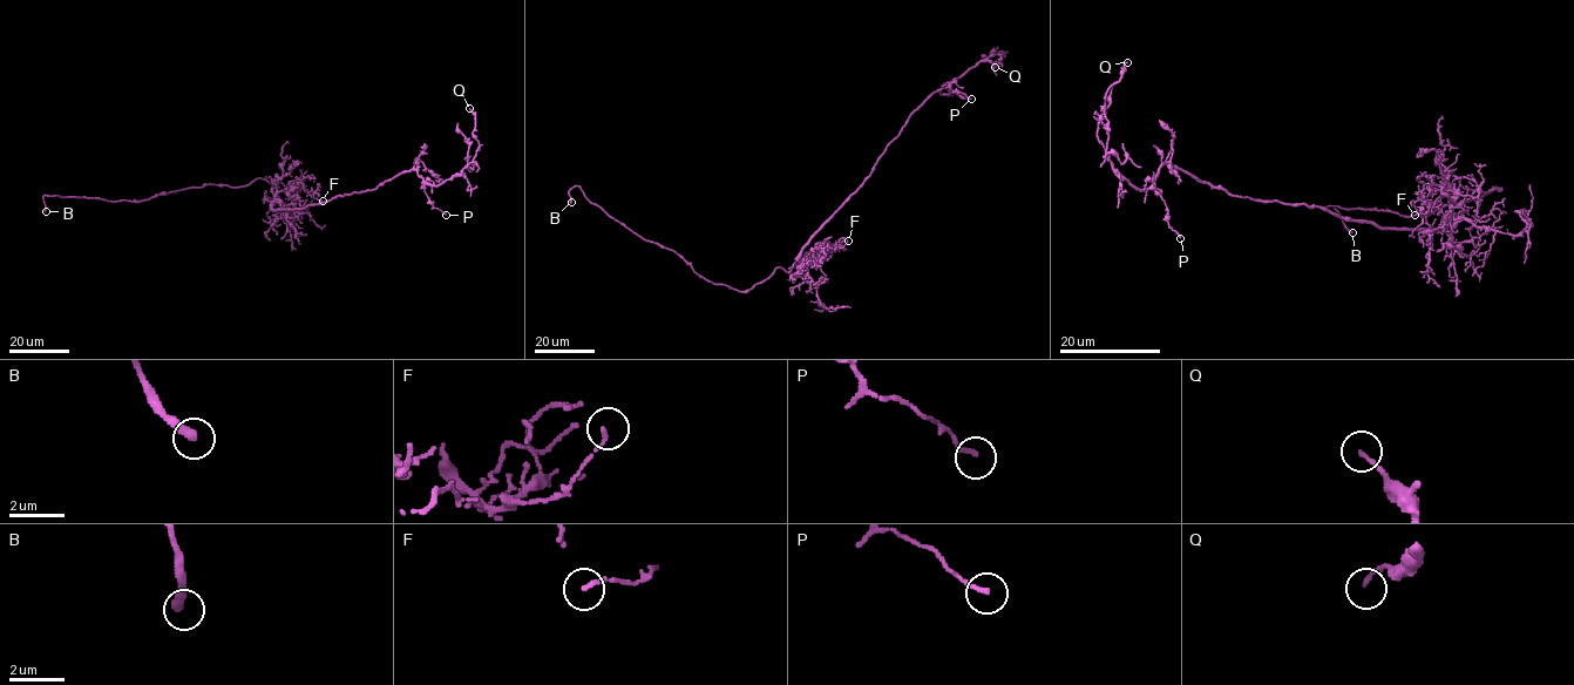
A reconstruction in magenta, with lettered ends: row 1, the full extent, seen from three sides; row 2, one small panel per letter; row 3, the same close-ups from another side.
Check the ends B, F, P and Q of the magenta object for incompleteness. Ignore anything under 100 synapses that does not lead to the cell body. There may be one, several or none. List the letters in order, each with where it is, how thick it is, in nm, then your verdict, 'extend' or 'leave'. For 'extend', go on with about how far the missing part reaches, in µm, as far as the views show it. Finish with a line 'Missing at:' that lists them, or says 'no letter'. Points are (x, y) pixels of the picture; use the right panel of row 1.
B: place (1352, 232); calibre 360 nm; extend; missing 15 µm
F: place (1415, 215); calibre 130 nm; leave
P: place (1180, 238); calibre 160 nm; leave
Q: place (1127, 62); calibre 150 nm; leave
Missing at: B

